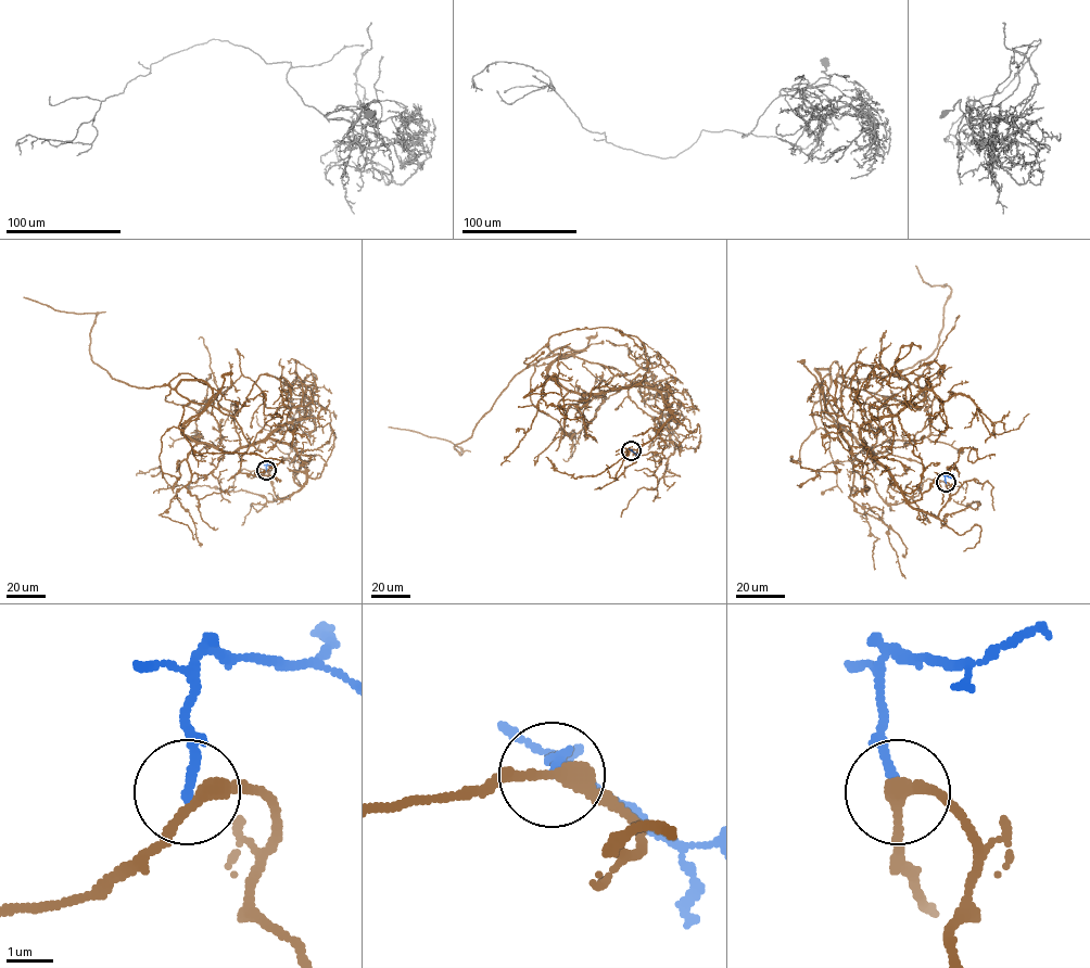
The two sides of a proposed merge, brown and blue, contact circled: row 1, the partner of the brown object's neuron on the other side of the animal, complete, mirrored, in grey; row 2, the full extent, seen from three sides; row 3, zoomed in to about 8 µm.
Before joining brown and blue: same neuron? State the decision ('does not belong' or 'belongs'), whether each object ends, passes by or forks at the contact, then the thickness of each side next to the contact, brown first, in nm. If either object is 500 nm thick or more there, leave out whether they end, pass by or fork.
does not belong; brown passes by; blue ends there; 320 nm thick on the brown side, 190 nm on the other

